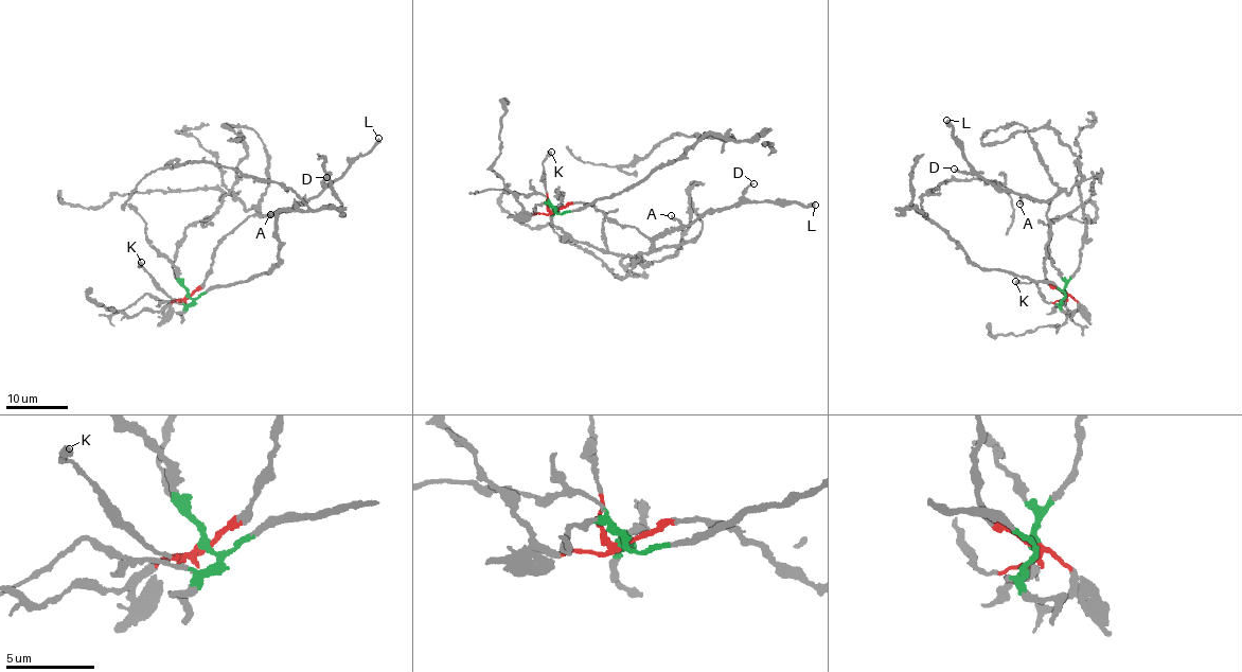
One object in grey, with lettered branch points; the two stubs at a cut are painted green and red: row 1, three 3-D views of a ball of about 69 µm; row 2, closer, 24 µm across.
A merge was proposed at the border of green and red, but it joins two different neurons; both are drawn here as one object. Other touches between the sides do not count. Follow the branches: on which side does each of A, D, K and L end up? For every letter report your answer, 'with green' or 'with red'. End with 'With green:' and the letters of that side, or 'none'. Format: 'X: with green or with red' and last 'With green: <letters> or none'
A: with red
D: with red
K: with red
L: with red
With green: none

